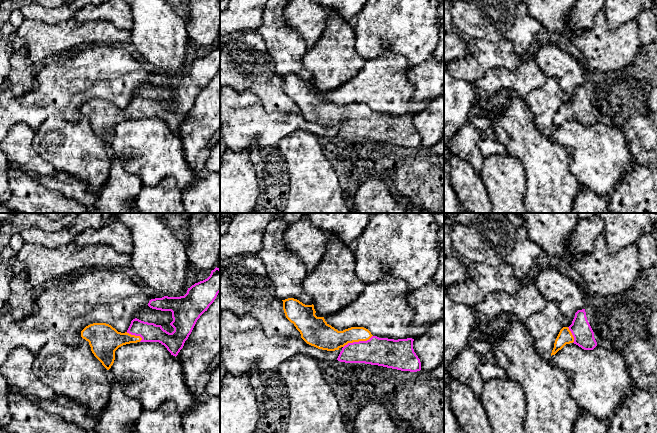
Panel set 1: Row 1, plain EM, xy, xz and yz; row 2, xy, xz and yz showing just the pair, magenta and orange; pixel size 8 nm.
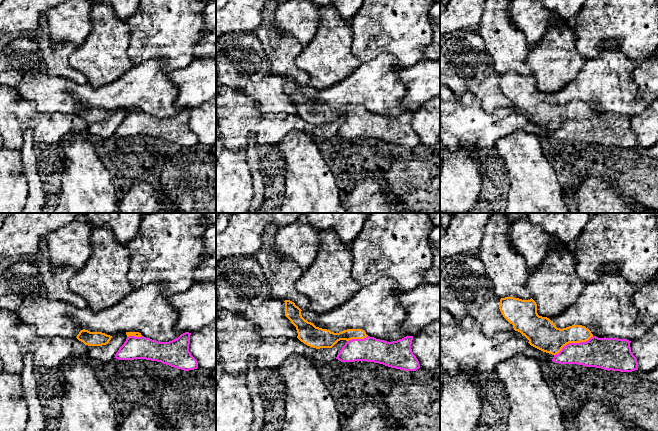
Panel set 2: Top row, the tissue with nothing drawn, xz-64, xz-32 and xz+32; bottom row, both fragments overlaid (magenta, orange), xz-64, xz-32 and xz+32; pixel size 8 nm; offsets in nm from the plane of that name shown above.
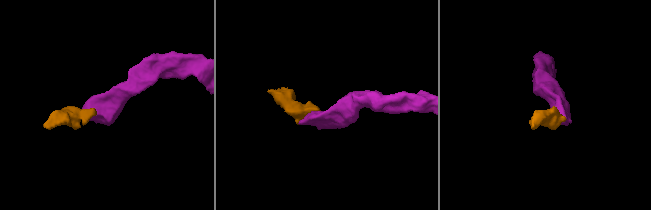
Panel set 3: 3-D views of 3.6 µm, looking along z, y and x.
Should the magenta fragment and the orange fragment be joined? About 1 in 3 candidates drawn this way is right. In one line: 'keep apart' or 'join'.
join

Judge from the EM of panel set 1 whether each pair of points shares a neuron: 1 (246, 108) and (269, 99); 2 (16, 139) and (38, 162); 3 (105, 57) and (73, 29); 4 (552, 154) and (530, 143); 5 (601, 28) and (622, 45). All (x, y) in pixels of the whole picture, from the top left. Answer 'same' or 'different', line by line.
1: different
2: same
3: different
4: same
5: same

